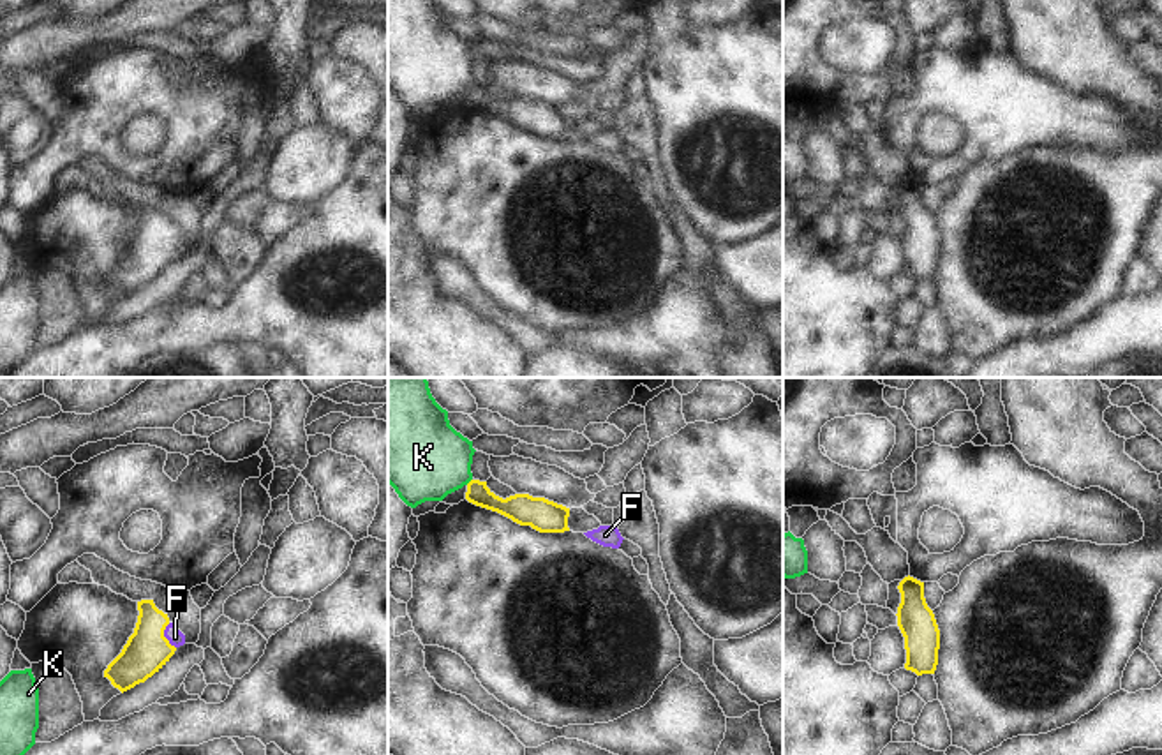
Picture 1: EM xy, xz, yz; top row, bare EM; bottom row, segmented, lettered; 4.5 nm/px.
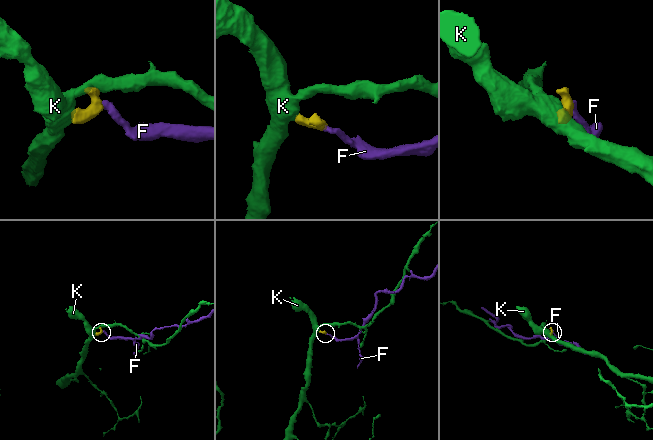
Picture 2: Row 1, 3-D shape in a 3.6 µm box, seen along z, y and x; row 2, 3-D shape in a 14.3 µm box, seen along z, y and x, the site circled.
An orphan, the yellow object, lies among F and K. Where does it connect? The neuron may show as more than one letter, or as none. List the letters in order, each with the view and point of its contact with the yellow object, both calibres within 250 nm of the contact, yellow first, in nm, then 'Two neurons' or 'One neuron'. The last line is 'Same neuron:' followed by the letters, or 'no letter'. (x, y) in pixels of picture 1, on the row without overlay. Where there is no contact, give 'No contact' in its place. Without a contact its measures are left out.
F: Touches yellow at xy (163, 240). Thickness 200 nm (yellow) against 70 nm. One neuron
K: Touches yellow at xz (469, 87). Thickness 120 nm (yellow) against 380 nm. Two neurons
Same neuron: F

